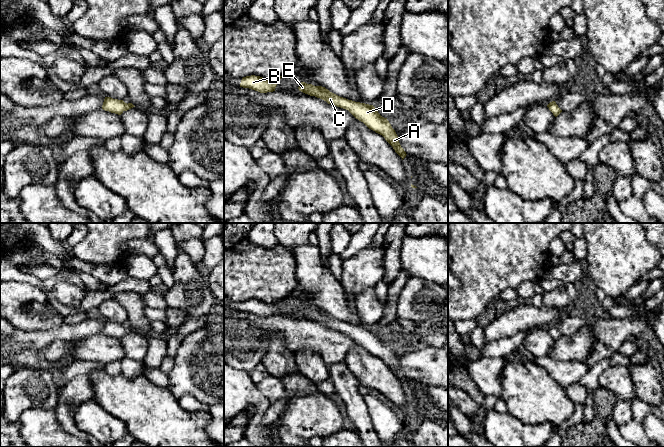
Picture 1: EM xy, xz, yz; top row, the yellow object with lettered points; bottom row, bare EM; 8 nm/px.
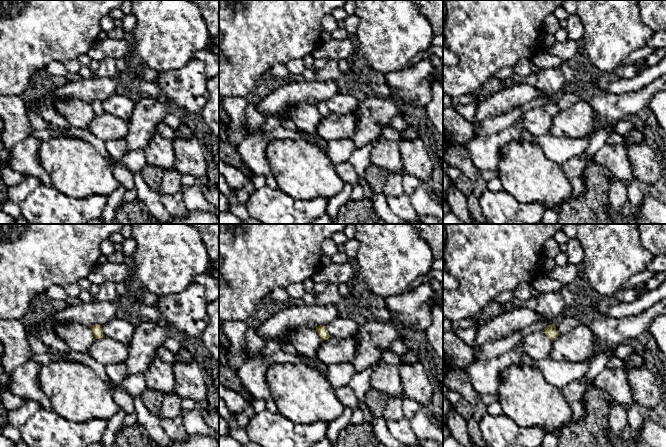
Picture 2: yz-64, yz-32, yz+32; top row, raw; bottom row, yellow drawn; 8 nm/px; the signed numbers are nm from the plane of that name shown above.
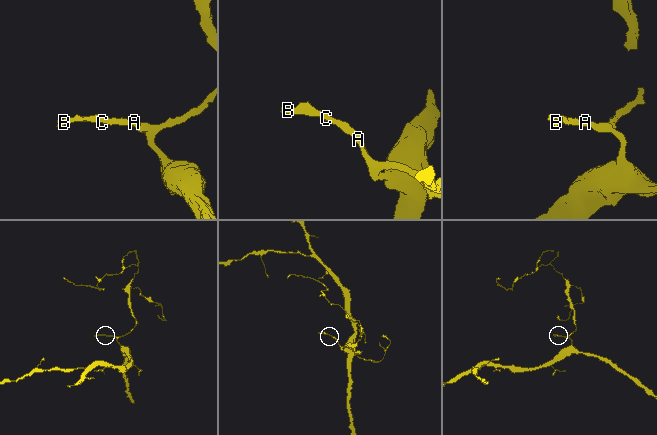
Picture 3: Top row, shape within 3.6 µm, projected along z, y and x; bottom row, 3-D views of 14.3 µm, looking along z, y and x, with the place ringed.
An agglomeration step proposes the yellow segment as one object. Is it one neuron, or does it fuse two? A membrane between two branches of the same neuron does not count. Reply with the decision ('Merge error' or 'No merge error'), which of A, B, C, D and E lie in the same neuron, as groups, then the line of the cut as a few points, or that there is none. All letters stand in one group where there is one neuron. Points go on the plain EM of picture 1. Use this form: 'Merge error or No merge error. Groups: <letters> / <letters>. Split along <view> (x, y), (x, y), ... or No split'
No merge error. Groups: A B C D E. No split

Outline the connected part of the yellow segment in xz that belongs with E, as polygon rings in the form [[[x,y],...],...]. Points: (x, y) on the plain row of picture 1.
[[[301,306],[298,313],[305,318],[320,322],[328,328],[348,334],[369,353],[382,359],[402,384],[406,381],[407,378],[401,371],[395,354],[392,352],[387,342],[382,341],[373,329],[348,324],[330,316],[325,311],[314,310],[305,306]]]

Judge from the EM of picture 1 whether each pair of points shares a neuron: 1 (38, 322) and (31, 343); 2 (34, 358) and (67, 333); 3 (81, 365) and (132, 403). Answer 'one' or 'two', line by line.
1: two
2: one
3: two

